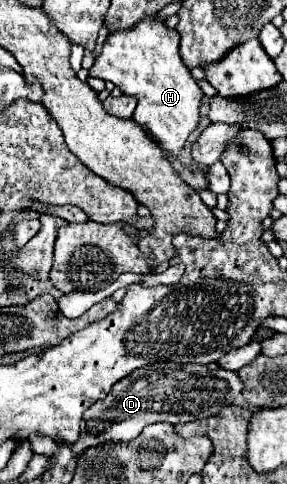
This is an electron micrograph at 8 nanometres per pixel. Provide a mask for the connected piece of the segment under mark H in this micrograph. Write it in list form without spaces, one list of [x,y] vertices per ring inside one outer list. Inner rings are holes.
[[[156,16],[144,18],[132,30],[110,34],[102,54],[90,68],[90,76],[108,80],[124,94],[132,94],[138,100],[132,120],[170,156],[180,154],[188,136],[200,122],[200,102],[204,94],[180,60],[178,32],[166,28]]]

